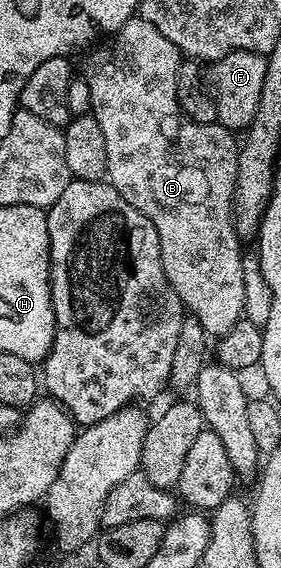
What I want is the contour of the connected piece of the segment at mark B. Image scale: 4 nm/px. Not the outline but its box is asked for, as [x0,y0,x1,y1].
[83,17,247,337]

